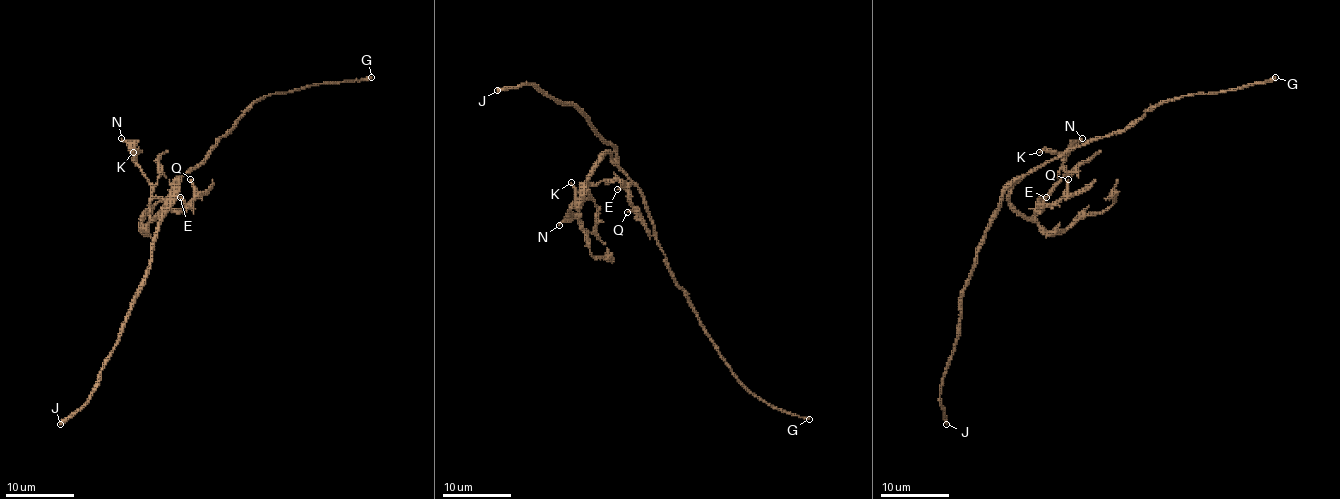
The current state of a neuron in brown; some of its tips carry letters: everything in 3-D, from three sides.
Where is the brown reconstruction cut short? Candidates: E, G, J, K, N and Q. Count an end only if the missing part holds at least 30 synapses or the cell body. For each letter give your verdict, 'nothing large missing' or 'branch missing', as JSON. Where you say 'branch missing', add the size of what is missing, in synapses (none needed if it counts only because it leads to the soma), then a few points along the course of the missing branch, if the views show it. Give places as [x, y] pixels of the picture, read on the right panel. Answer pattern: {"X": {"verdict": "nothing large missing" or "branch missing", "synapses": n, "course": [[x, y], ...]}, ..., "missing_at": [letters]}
{"E": {"verdict": "nothing large missing"}, "G": {"verdict": "branch missing", "synapses": 180, "course": [[1275, 77], [1231, 49], [1109, 44], [1022, 73], [1015, 87], [1053, 107], [1020, 46]]}, "J": {"verdict": "nothing large missing"}, "K": {"verdict": "nothing large missing"}, "N": {"verdict": "nothing large missing"}, "Q": {"verdict": "nothing large missing"}, "missing_at": ["G"]}

